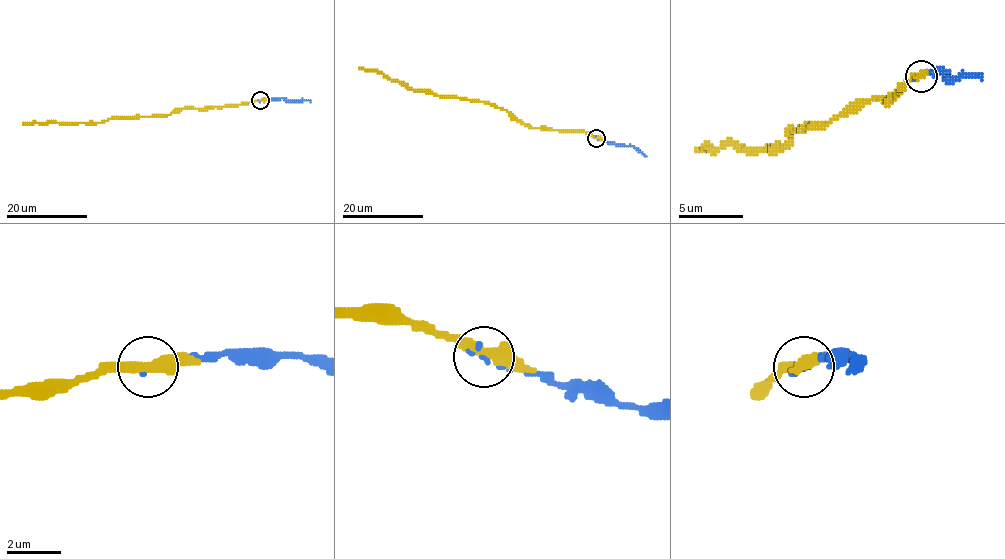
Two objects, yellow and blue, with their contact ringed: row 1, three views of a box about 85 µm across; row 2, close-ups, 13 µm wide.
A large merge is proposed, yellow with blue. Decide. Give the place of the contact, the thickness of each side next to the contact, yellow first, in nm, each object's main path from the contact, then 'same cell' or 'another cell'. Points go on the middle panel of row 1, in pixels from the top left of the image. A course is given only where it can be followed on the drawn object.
(596, 138) | 400/170 nm | yellow via (596, 137), (578, 131), (529, 127), (503, 109), (484, 102), (410, 90), (388, 77), (358, 66) | blue via (596, 137), (637, 147), (647, 157) | same cell

